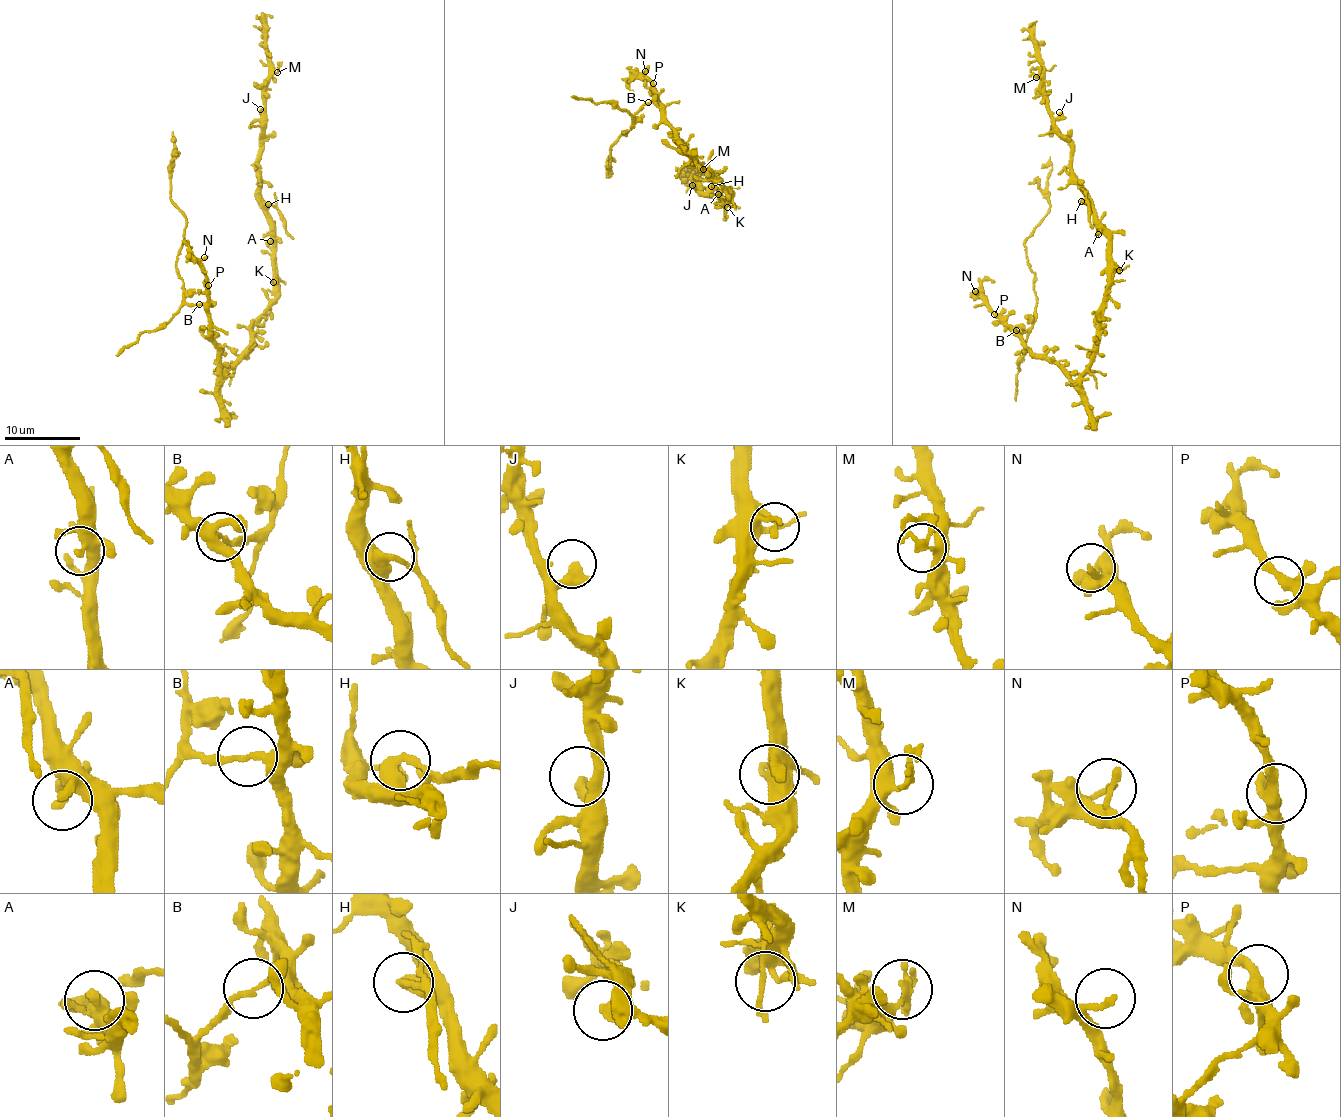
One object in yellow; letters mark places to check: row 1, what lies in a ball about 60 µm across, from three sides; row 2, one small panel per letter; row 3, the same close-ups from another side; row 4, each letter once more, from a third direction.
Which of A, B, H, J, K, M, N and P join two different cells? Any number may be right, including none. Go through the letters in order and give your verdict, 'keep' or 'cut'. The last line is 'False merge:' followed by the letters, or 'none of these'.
A: keep
B: cut
H: cut
J: keep
K: keep
M: keep
N: keep
P: keep
False merge: B, H

